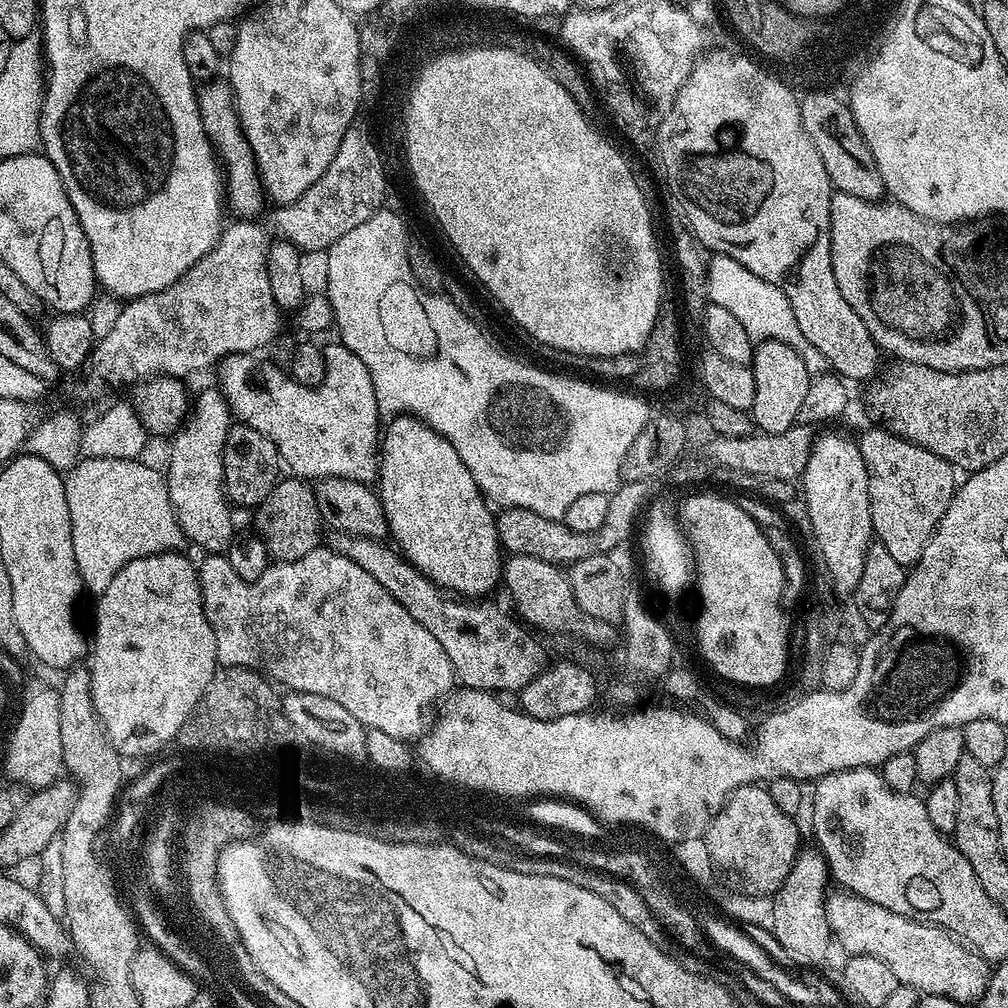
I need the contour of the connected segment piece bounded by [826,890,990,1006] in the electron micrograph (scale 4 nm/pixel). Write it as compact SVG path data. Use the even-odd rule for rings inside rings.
M844 890L833 891L826 900L826 914L828 925L832 931L835 943L845 948L845 953L853 956L873 956L882 958L890 970L898 977L901 984L908 984L916 988L924 996L945 996L951 1000L957 1000L960 1005L968 1006L968 1003L979 1001L988 989L990 975L989 961L984 960L973 948L961 942L951 932L936 927L935 924L926 924L923 920L917 920L910 916L899 916L882 906L872 904L869 900L863 900L860 896L853 896Z

